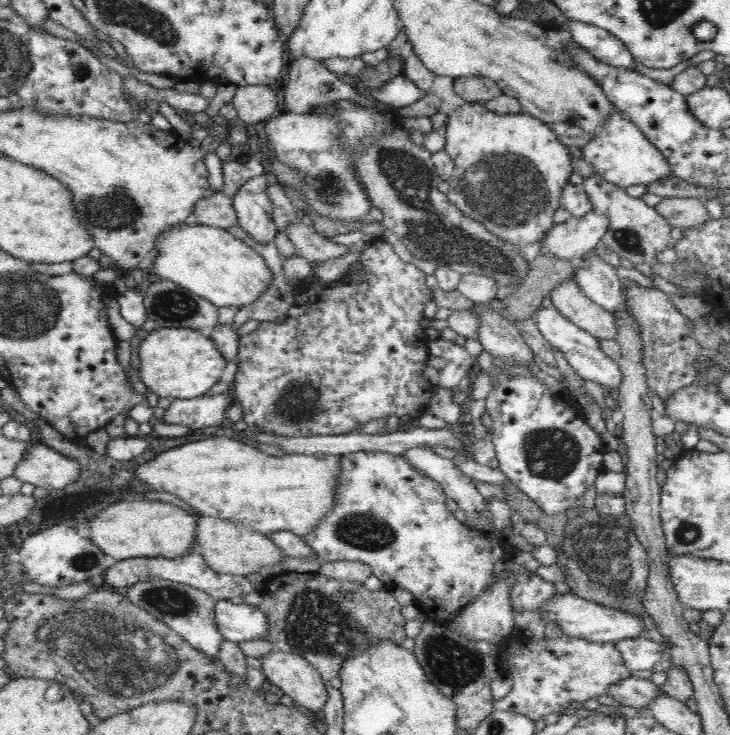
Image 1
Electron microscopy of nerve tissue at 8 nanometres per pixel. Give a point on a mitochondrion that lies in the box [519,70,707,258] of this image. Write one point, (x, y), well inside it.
(626, 237)

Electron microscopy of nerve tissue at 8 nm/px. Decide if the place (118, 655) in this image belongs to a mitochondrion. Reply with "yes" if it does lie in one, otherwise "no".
yes

